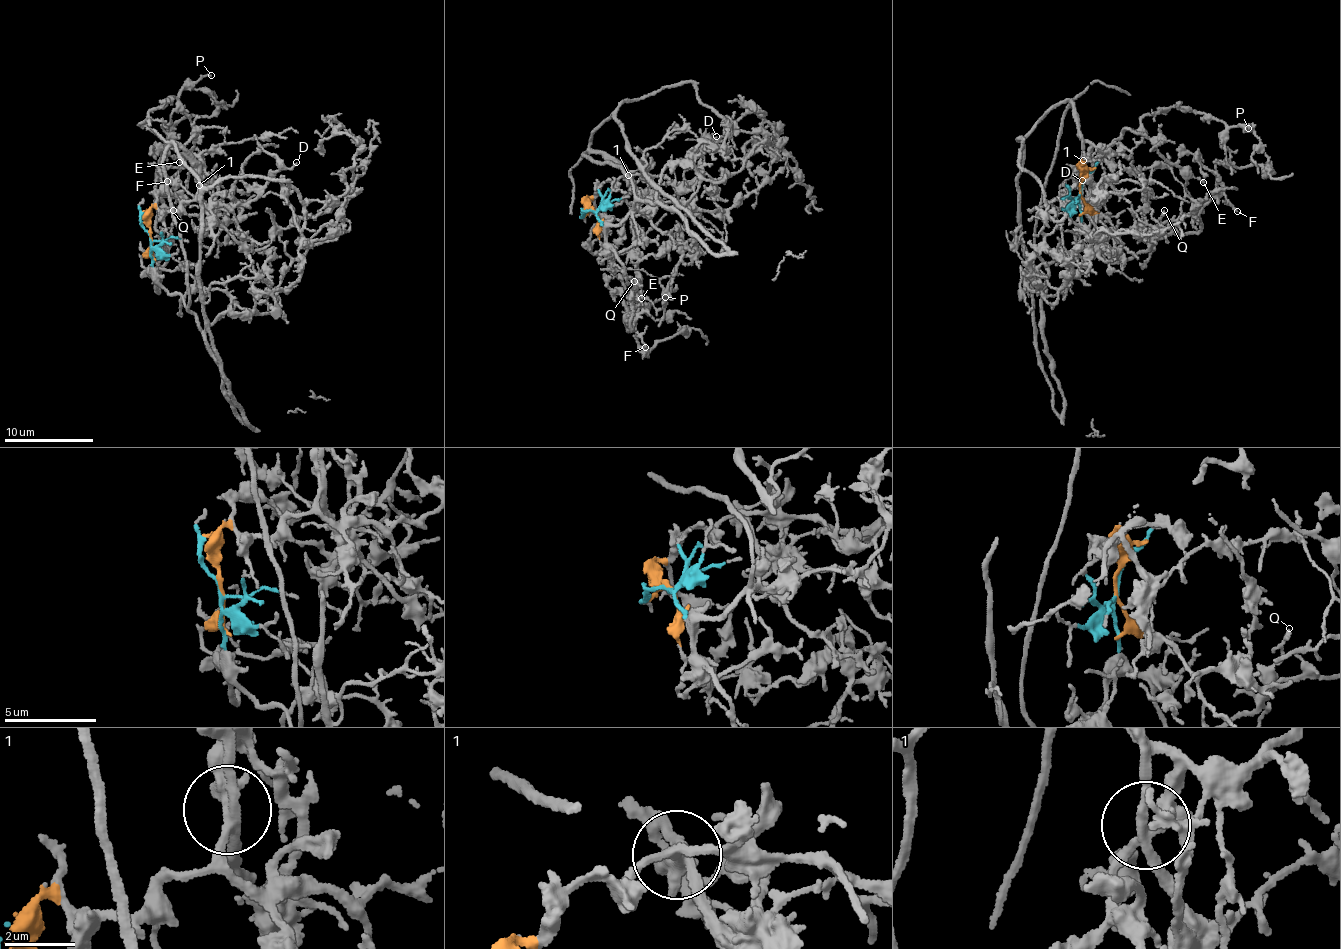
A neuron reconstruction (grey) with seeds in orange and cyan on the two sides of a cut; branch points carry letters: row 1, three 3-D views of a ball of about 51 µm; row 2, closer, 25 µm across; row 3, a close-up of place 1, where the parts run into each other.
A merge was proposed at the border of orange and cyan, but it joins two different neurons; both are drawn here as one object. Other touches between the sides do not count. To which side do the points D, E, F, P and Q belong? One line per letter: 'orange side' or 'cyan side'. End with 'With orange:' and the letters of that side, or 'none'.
D: orange side
E: orange side
F: cyan side
P: orange side
Q: cyan side
With orange: D, E, P

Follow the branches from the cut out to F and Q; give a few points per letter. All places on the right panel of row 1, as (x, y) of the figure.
F: (1081, 190), (1081, 224), (1110, 262), (1131, 258), (1159, 236), (1201, 229), (1201, 208), (1223, 193), (1238, 211)
Q: (1081, 190), (1081, 224), (1098, 240), (1110, 262), (1131, 258), (1148, 247), (1151, 230), (1161, 224), (1163, 209)

